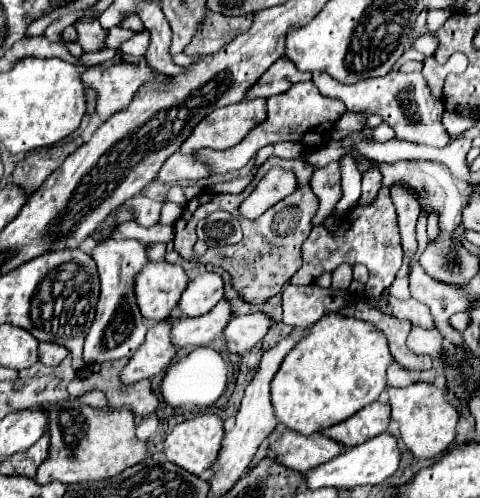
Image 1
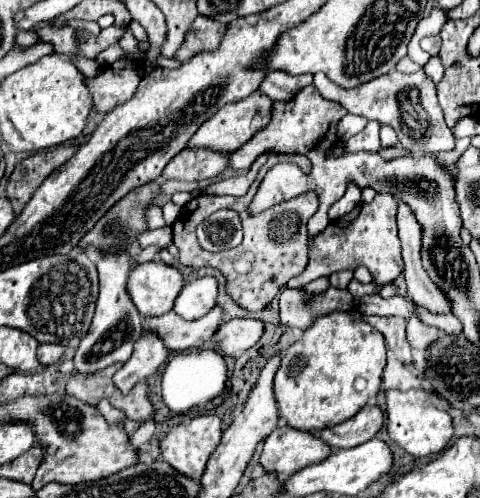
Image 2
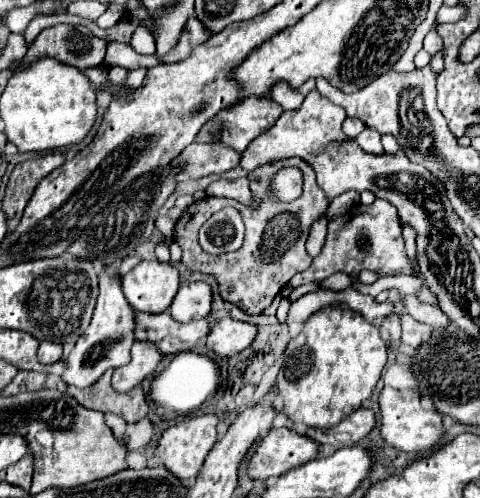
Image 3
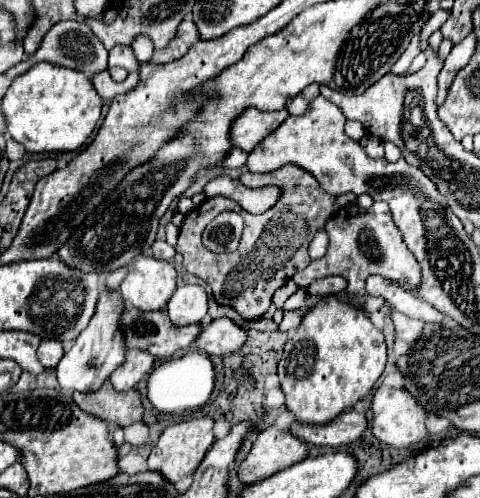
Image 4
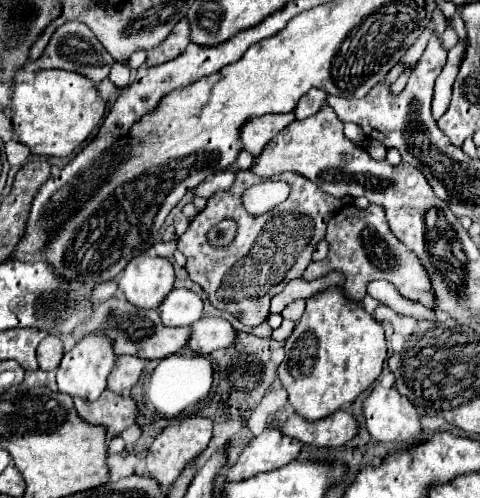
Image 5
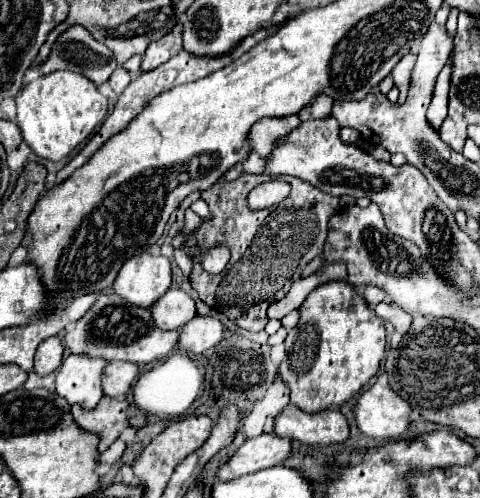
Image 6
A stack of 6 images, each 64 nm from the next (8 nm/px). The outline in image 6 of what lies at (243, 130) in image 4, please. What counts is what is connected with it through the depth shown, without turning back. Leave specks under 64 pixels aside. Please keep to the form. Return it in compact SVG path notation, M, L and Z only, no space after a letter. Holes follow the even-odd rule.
M286 116L286 118L264 118L252 124L252 132L248 134L248 140L252 144L252 152L266 158L284 138L290 130L294 130L300 124L298 116Z

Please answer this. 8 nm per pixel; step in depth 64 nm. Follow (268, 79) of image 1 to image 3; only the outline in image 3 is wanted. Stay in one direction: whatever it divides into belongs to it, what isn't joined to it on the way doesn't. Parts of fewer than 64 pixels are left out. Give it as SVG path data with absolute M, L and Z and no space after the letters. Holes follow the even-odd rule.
M306 80L300 88L288 88L288 84L272 86L272 100L276 100L282 108L298 108L304 96L314 88L314 80Z

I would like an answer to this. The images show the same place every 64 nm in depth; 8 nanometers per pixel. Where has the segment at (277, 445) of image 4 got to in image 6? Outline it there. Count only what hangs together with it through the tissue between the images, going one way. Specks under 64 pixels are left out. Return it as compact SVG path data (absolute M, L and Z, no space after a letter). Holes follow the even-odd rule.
M274 432L260 434L258 438L246 440L226 466L218 470L220 480L234 480L264 468L282 464L292 452L292 440L280 438Z

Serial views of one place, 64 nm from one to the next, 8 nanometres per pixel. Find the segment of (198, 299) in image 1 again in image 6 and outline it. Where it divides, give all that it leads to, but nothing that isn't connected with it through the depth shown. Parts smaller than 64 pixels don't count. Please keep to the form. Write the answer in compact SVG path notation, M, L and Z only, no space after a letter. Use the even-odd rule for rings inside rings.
M170 288L152 308L150 308L156 326L164 330L178 330L188 320L196 318L196 302L180 288Z

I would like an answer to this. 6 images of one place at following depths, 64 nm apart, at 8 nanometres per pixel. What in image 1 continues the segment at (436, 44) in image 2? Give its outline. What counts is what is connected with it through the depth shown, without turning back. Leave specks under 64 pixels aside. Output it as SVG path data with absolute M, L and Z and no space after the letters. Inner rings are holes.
M422 36L414 43L415 48L426 57L432 57L438 45L438 39L433 36Z

